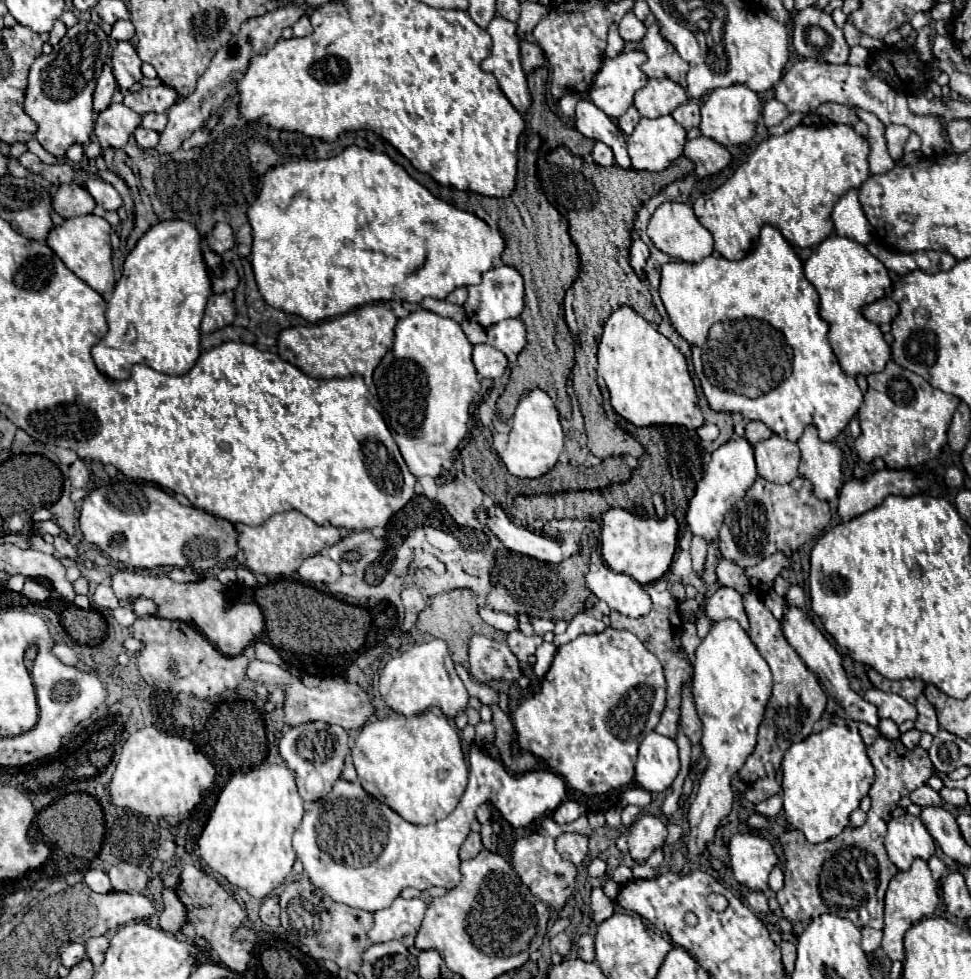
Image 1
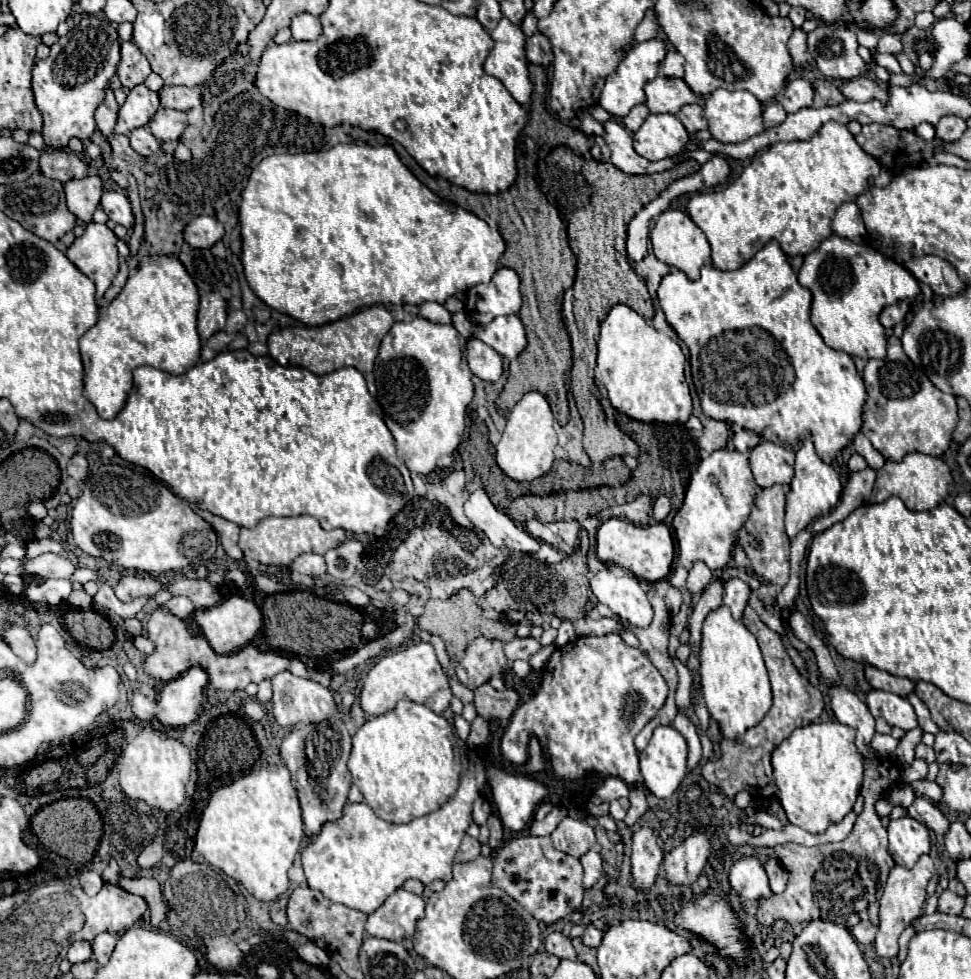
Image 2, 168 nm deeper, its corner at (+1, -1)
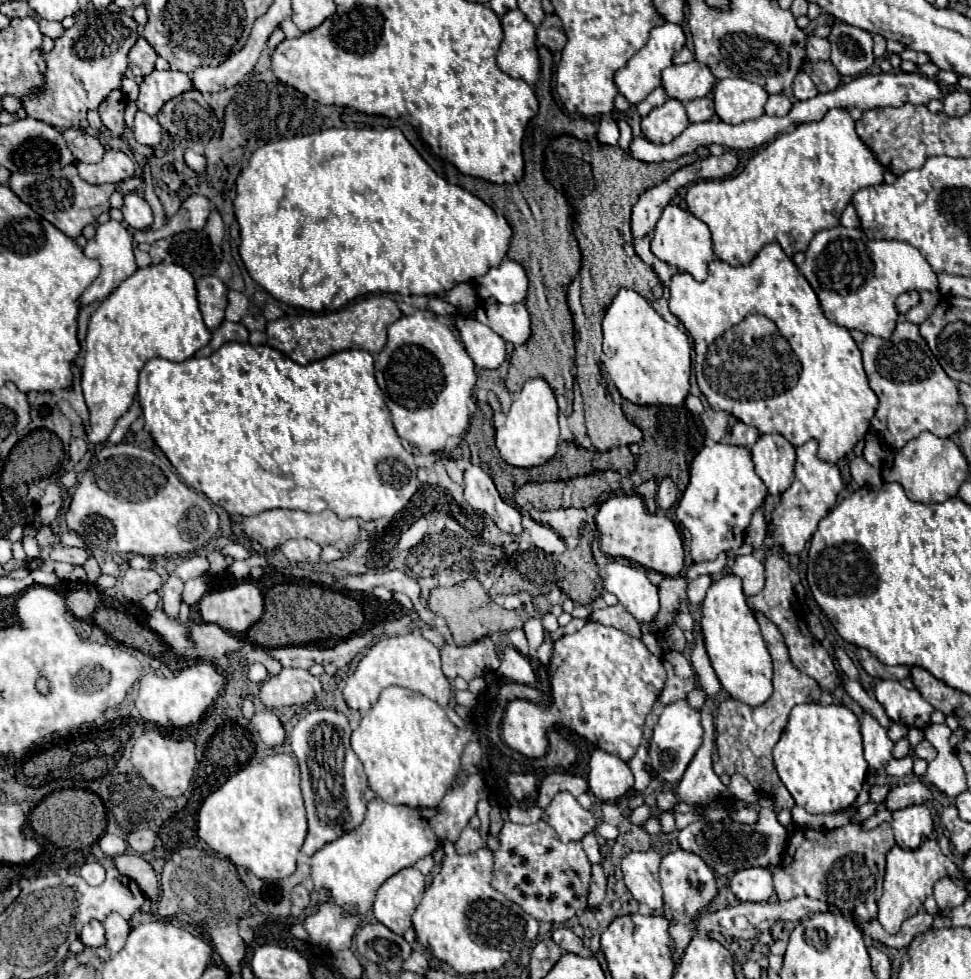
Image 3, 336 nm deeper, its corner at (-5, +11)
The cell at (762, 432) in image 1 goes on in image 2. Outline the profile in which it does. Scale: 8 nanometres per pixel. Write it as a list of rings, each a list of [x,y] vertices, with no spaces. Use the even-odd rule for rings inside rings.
[[[738,430],[736,434],[734,434],[734,446],[736,446],[736,450],[738,452],[750,452],[754,446],[758,446],[762,442],[762,438],[756,434],[756,432],[752,432],[752,430]]]

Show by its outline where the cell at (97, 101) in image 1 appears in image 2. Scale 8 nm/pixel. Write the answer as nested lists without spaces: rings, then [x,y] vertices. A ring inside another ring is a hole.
[[[106,88],[104,100],[96,108],[96,126],[104,136],[110,136],[116,126],[116,116],[118,116],[118,104],[114,100],[112,88]]]

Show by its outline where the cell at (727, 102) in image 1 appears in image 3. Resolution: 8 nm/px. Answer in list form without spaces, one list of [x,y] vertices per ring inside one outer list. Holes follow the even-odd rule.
[[[724,78],[714,86],[716,114],[726,124],[760,118],[764,114],[766,100],[768,92],[762,86],[742,78]]]

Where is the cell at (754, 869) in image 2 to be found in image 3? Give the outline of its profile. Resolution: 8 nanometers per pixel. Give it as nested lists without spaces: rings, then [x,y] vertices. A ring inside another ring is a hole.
[[[768,868],[740,870],[730,880],[730,890],[740,902],[768,902],[774,892]]]

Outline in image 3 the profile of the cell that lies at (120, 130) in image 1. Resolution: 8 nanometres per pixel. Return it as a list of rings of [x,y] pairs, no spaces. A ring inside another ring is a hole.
[[[154,70],[140,84],[140,96],[138,96],[136,104],[146,114],[156,116],[168,100],[172,100],[188,90],[192,90],[192,80],[188,74],[178,72],[178,70],[166,70],[166,72]]]

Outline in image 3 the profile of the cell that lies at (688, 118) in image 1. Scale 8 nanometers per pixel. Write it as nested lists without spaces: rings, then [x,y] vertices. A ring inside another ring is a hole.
[[[698,98],[684,104],[690,122],[708,122],[714,116],[714,102],[710,98]]]

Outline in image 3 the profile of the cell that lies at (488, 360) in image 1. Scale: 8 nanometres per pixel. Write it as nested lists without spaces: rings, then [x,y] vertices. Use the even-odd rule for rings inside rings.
[[[456,316],[454,324],[468,356],[476,366],[494,370],[506,360],[506,344],[492,328],[472,316]]]

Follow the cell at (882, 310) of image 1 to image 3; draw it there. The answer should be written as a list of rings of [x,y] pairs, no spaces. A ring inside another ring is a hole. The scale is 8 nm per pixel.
[[[910,290],[910,292],[904,292],[902,296],[898,296],[898,300],[896,300],[896,310],[900,312],[900,314],[906,314],[912,306],[916,306],[920,302],[920,292],[916,292],[916,290]]]

